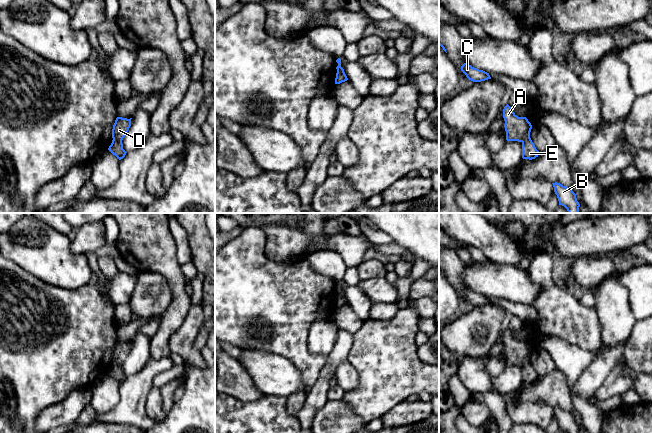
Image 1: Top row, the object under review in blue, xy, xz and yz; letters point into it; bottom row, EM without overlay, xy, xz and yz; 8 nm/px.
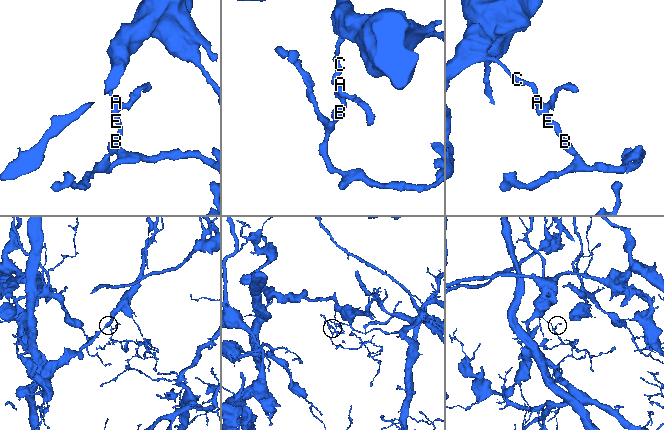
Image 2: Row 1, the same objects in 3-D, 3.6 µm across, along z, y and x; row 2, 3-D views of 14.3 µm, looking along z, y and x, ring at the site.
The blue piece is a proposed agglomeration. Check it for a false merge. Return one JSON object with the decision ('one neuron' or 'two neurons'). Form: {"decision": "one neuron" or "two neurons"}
{"decision": "two neurons"}

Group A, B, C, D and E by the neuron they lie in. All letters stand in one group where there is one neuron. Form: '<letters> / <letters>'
A C D / B E

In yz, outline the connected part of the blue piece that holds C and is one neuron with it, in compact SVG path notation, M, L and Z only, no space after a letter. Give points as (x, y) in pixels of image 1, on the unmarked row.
M464 287L461 290L461 295L466 299L466 301L473 306L481 306L491 303L489 297L472 291L471 289Z

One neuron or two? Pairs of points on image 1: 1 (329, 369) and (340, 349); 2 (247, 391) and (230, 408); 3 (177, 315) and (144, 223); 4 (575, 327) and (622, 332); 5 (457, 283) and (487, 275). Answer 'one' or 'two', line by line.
1: one
2: two
3: one
4: two
5: two

